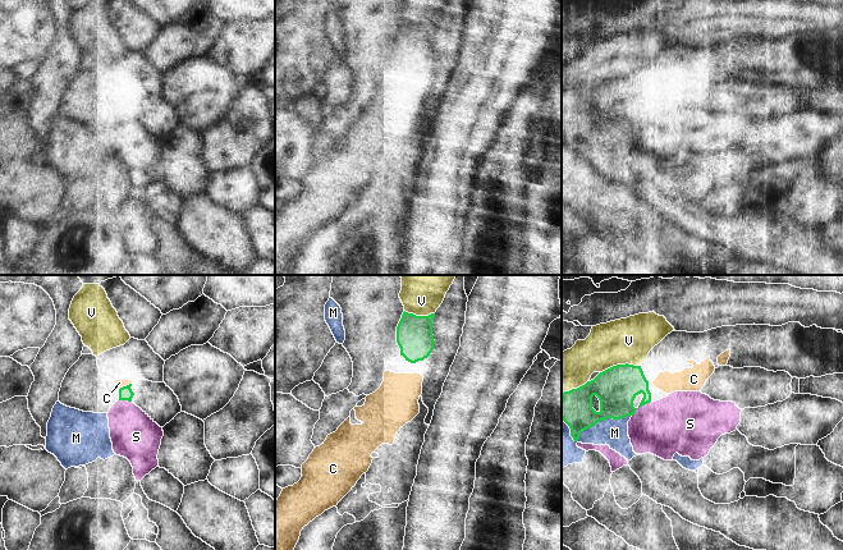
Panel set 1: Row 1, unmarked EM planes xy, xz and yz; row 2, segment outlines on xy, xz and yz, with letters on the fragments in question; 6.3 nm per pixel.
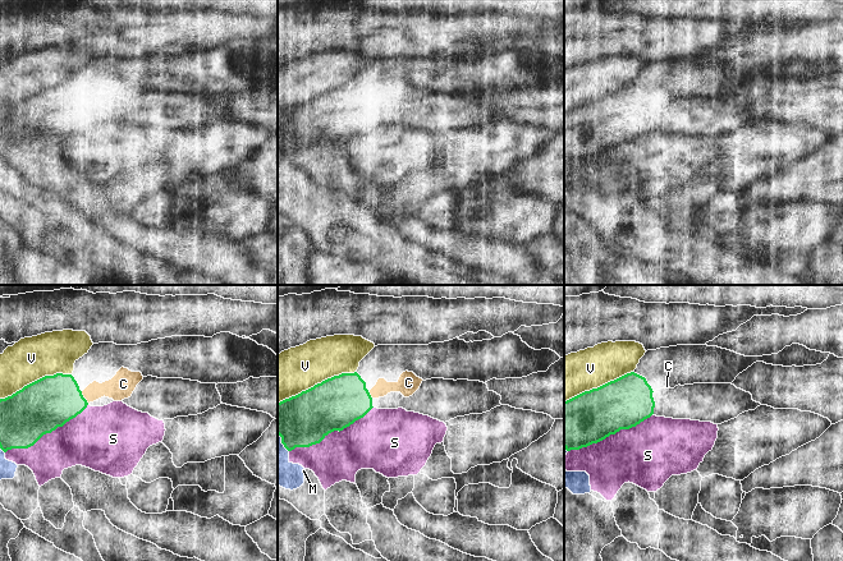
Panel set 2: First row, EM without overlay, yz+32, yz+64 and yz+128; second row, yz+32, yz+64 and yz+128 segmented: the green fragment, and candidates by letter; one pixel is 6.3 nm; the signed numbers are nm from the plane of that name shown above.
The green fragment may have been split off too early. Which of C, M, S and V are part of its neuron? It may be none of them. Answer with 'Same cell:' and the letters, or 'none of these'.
Same cell: C

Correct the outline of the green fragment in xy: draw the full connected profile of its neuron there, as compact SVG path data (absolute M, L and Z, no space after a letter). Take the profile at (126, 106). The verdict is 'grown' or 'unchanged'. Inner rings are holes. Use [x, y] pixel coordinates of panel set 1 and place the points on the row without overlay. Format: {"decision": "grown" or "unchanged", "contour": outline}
{"decision": "grown", "contour": "M115 93L114 95L119 102L119 114L132 115L134 106L132 105L132 93Z"}

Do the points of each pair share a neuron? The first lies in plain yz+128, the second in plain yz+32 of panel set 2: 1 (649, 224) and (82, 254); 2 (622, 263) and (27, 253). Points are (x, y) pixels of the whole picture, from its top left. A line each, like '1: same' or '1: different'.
1: different
2: same

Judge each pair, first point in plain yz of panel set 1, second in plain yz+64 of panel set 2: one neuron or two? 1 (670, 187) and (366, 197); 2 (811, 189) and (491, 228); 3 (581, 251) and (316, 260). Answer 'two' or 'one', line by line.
1: one
2: one
3: one

